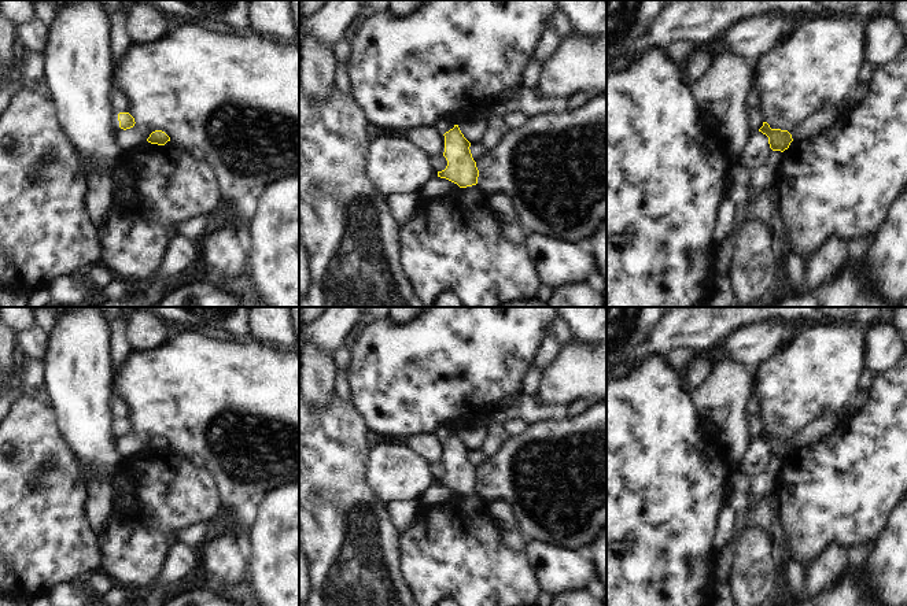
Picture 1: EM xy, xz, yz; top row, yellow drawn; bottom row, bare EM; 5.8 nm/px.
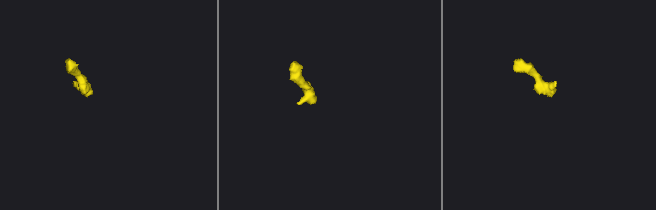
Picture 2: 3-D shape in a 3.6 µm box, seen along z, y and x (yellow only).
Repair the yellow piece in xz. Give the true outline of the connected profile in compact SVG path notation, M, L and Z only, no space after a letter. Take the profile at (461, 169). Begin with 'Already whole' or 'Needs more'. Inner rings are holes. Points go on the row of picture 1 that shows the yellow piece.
Needs more. M458 125L445 134L445 152L447 160L445 170L438 171L438 177L446 178L465 191L467 199L479 210L491 210L490 204L484 204L486 192L478 184L479 170L471 154L471 143L464 137Z

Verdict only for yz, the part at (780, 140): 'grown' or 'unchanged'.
grown

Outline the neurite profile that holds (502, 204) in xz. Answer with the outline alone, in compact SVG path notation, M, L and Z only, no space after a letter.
M491 193L490 206L504 222L509 225L521 225L528 236L534 234L524 226L520 214L516 211L512 197L504 193Z

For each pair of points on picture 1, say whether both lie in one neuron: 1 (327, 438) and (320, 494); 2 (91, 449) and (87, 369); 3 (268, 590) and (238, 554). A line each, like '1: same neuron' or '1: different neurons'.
1: same neuron
2: same neuron
3: different neurons

